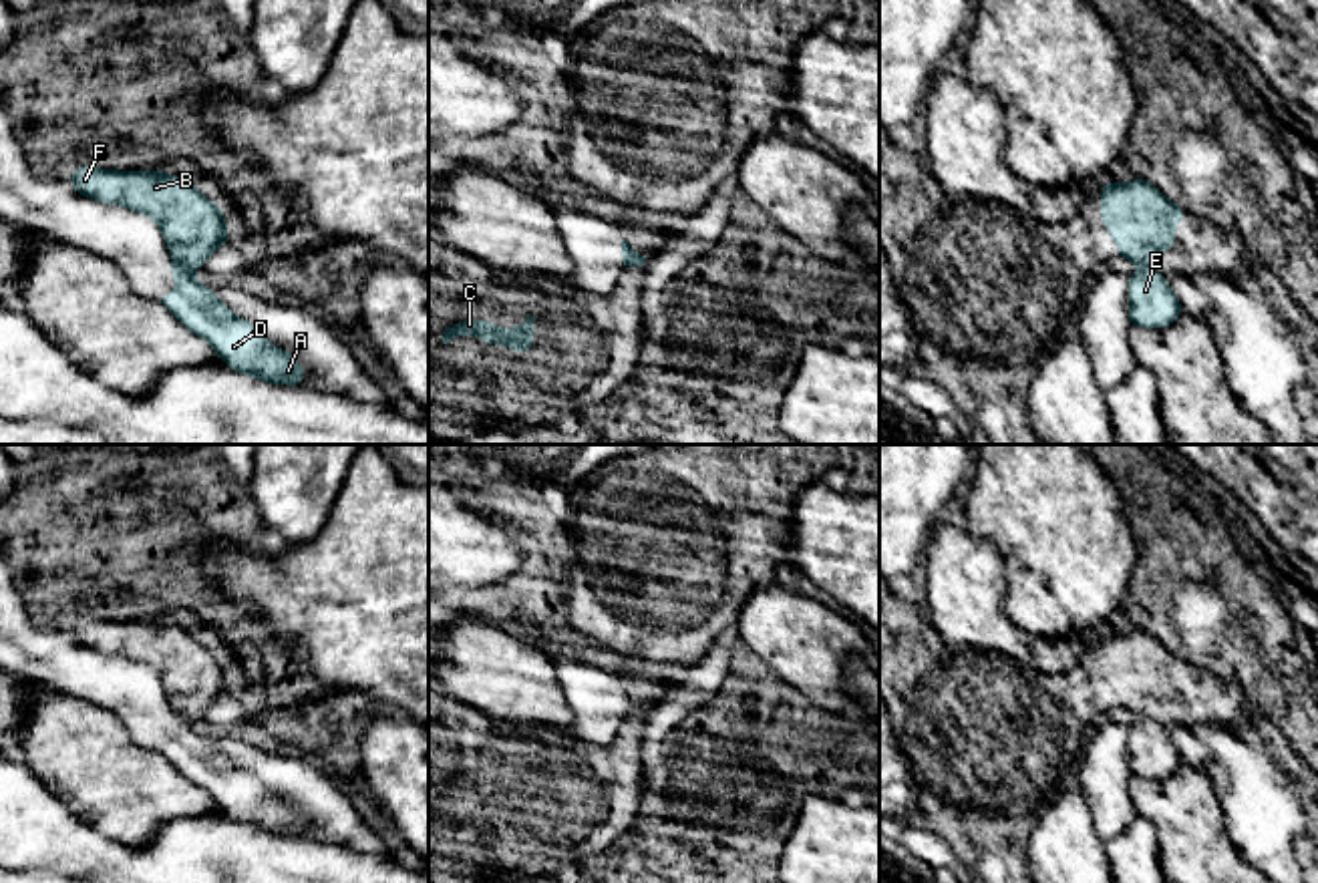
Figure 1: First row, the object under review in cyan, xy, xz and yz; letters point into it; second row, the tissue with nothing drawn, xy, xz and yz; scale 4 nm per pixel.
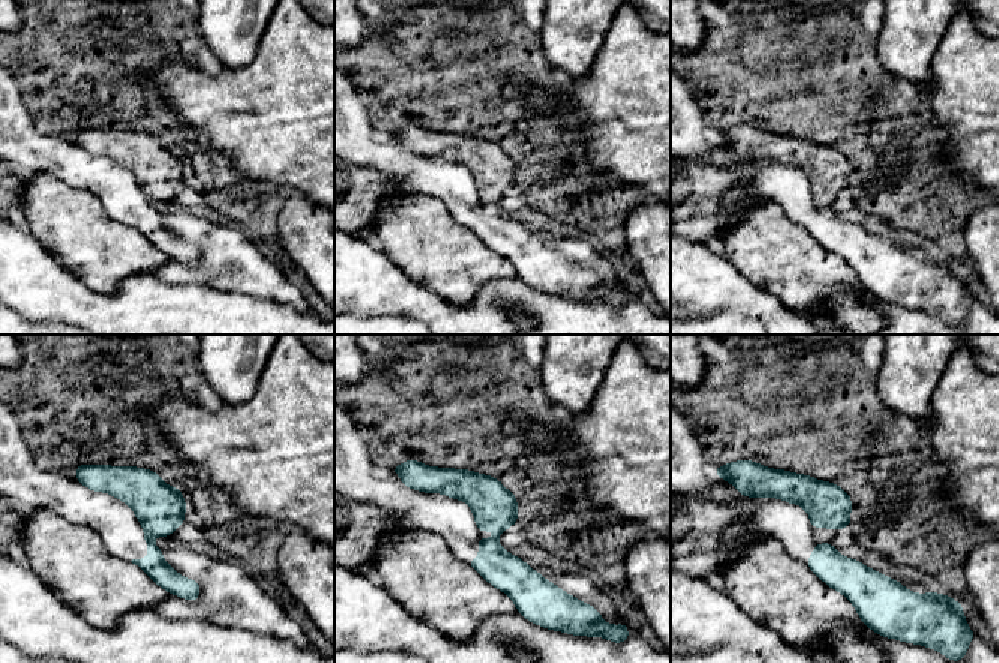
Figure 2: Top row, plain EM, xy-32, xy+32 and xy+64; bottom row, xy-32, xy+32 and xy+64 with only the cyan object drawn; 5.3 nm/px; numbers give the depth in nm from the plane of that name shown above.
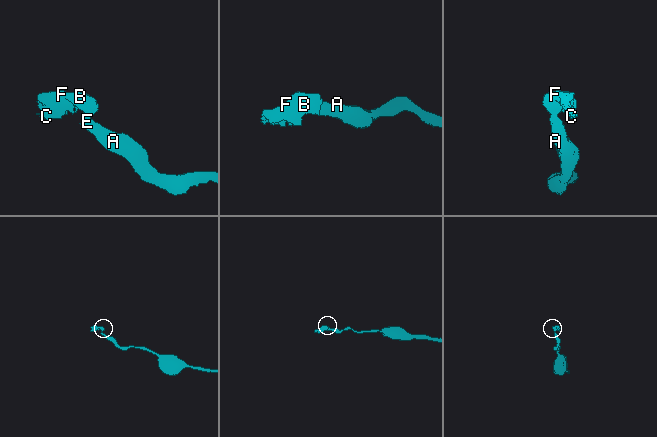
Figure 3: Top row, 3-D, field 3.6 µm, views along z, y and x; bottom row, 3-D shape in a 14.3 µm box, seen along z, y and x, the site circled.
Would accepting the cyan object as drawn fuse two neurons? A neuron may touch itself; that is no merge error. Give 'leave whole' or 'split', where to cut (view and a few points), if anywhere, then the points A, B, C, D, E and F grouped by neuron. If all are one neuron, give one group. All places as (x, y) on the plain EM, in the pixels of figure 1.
split | xy (174, 709), (190, 721) | A D E / B C F

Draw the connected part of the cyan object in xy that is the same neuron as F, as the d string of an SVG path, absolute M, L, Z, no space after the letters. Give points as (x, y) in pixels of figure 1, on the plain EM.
M80 615L72 640L107 656L123 656L153 668L171 708L201 720L211 704L227 694L229 680L221 658L195 640L189 630L163 622L117 622Z

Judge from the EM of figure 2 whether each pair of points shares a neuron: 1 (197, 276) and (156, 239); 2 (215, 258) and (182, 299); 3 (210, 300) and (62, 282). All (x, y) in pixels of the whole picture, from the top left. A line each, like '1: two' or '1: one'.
1: two
2: two
3: one

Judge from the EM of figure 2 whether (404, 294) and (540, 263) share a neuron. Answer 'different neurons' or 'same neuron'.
different neurons

